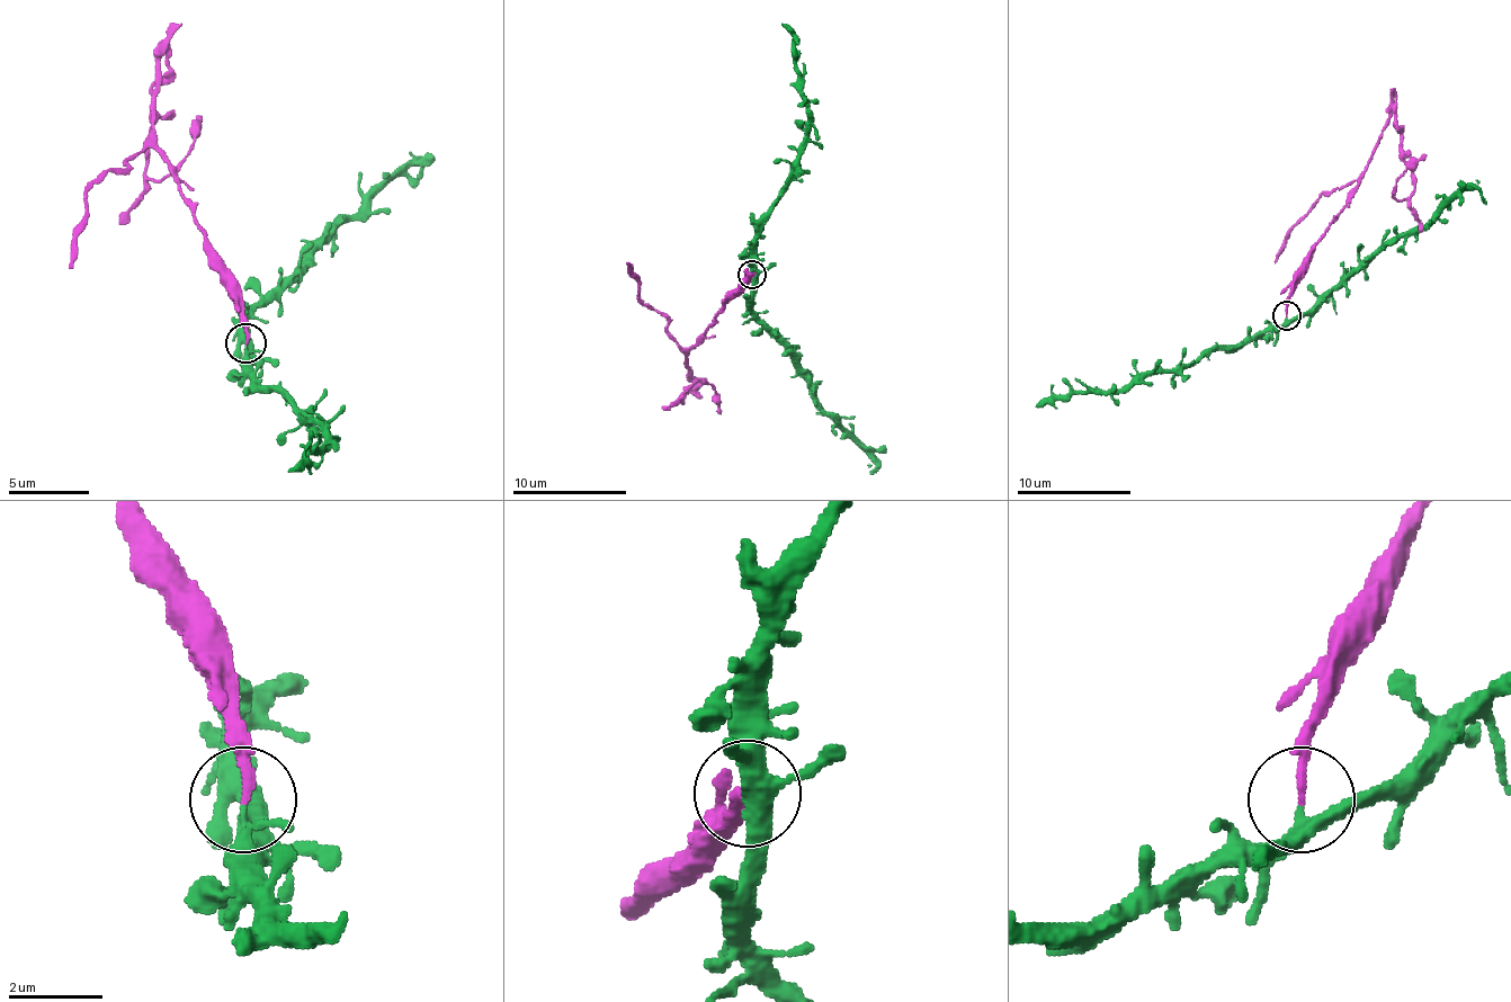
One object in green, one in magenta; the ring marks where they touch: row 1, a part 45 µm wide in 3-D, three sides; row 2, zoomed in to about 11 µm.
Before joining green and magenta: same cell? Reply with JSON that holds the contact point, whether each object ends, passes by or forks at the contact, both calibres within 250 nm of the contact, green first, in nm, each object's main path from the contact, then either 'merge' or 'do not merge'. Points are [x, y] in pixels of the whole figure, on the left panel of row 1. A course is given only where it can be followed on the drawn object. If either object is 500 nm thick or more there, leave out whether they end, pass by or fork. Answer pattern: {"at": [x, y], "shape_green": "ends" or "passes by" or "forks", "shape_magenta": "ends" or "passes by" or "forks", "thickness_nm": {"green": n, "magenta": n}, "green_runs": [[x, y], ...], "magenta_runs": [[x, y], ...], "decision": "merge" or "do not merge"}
{"at": [246, 342], "shape_green": "forks", "shape_magenta": "ends", "thickness_nm": {"green": 280, "magenta": 180}, "green_runs": [[244, 346], [244, 366], [265, 386], [309, 418], [325, 443], [305, 455], [289, 471]], "magenta_runs": [[244, 342], [237, 282], [157, 145], [164, 64], [144, 173], [157, 181], [172, 173], [200, 117]], "decision": "do not merge"}

